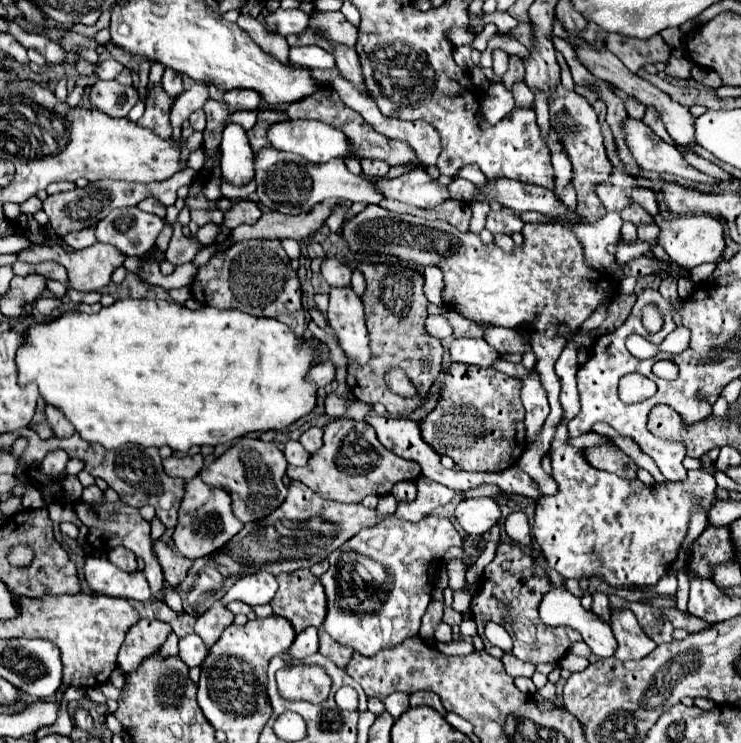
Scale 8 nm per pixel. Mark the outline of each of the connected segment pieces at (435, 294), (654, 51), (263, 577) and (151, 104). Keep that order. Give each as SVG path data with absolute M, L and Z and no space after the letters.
M437 266L425 268L425 294L431 304L441 304L441 288L443 288L443 276Z
M607 34L607 48L619 60L623 60L623 64L631 72L637 72L647 64L657 64L657 62L667 64L671 56L671 46L659 34L651 36L649 40L627 38L621 34Z
M255 572L255 574L247 574L241 580L237 580L227 590L227 594L221 598L221 602L229 604L233 600L239 600L249 606L269 604L275 592L277 592L275 576L269 576L269 572Z
M161 84L149 86L147 88L147 98L145 98L145 114L137 122L145 128L151 128L157 132L161 138L171 138L171 124L169 124L169 108L173 108L173 100Z

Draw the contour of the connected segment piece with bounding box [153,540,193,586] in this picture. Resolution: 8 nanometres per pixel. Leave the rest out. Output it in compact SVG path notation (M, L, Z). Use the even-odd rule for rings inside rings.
M157 540L157 542L153 544L153 548L155 548L157 558L159 558L159 564L161 564L161 568L163 568L165 580L167 580L171 586L179 586L179 584L185 580L189 568L193 566L191 560L183 558L181 554L177 554L175 550L171 550L171 548L169 548L165 542L161 542L161 540Z

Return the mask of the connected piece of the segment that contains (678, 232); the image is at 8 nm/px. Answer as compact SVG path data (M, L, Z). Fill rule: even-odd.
M661 212L653 216L655 224L661 228L659 244L683 268L693 268L703 262L715 262L725 248L723 222L711 214L685 214L685 216L663 216Z

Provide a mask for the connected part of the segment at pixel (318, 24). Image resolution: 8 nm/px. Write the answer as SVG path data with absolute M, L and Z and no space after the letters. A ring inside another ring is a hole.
M313 12L309 28L321 30L327 40L355 46L357 42L357 26L353 26L341 12Z

